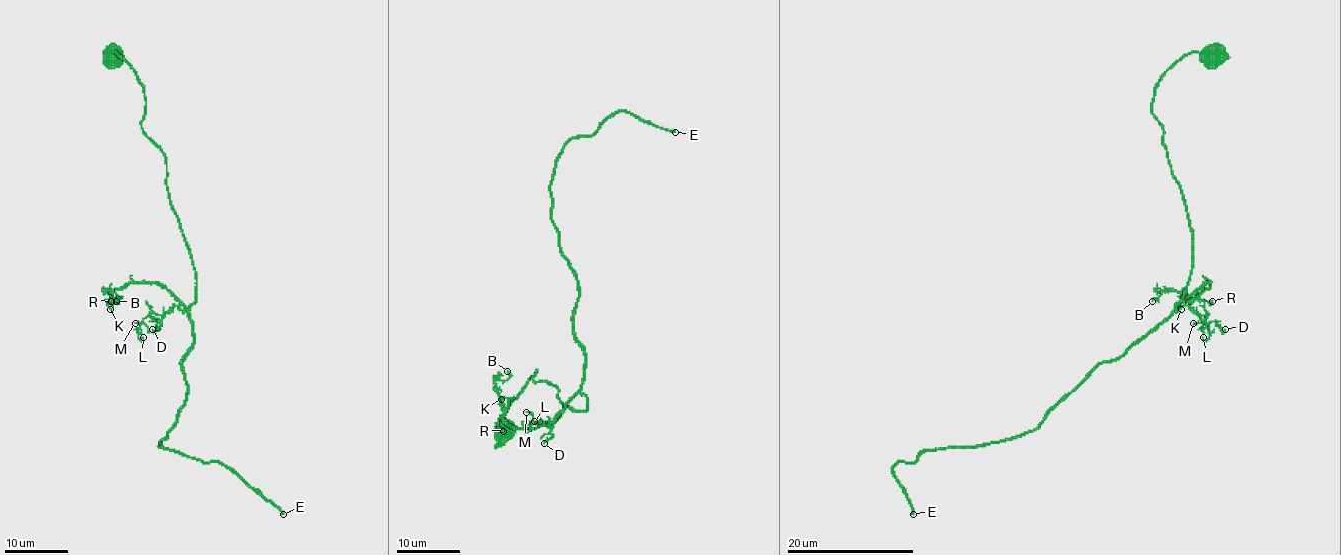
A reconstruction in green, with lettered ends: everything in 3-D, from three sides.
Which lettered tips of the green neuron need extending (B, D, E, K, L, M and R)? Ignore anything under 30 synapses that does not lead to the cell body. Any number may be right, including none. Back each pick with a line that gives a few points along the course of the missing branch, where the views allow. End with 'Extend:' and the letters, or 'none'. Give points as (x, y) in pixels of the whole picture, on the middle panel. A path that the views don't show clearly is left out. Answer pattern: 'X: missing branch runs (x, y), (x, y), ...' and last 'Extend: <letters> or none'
Extend: E

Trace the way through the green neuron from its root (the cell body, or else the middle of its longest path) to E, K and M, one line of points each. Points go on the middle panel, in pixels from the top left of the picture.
E: (504, 432), (537, 371), (563, 404), (588, 407), (578, 280), (552, 219), (558, 154), (620, 111), (675, 132)
K: (504, 432), (537, 371), (572, 410), (588, 399), (533, 429), (512, 428), (501, 399)
M: (504, 432), (537, 371), (572, 410), (588, 399), (547, 426), (526, 412)

